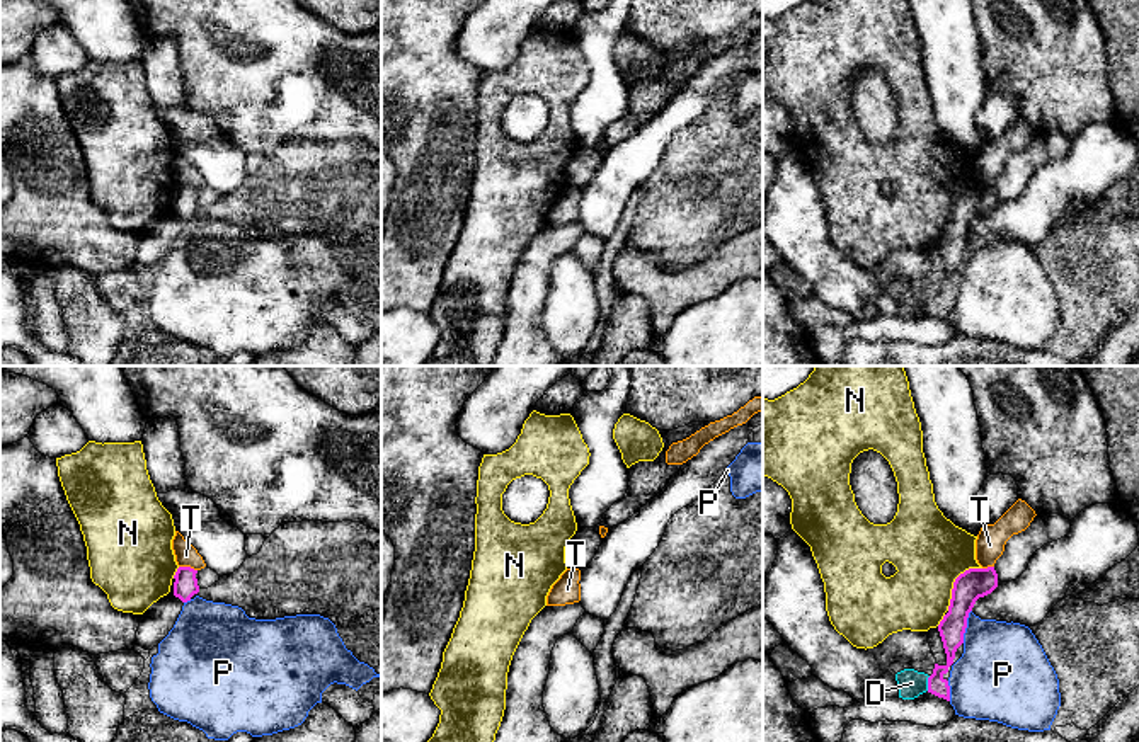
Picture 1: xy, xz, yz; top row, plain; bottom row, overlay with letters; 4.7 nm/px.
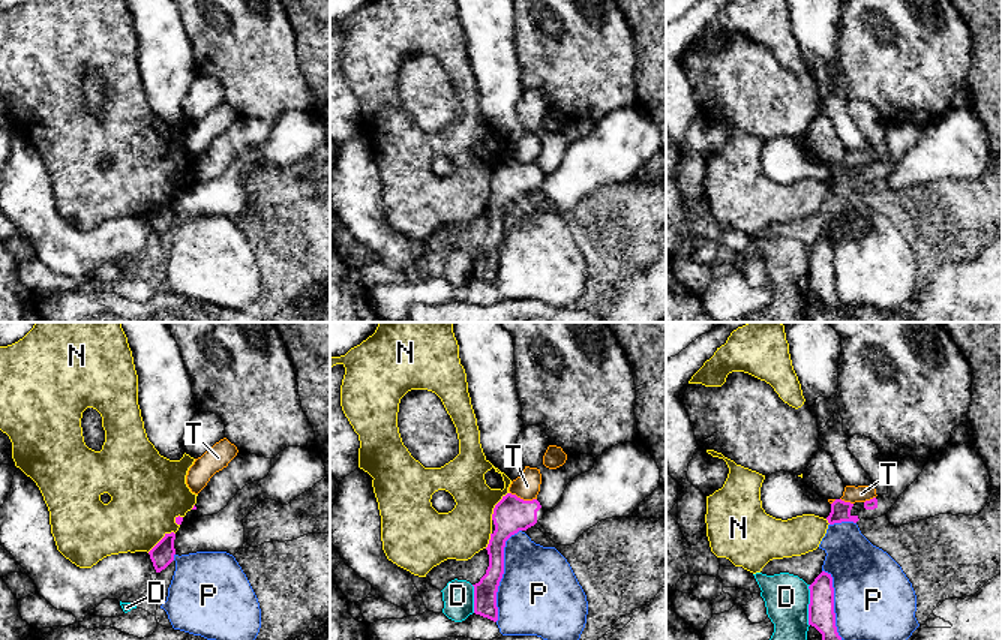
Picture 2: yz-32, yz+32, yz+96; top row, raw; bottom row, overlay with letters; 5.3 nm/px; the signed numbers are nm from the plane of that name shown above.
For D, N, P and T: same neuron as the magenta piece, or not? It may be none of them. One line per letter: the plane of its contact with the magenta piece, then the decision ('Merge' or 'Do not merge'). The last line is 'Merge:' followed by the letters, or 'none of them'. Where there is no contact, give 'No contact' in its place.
D: Touches magenta in yz. Do not merge
N: Touches magenta in yz. Do not merge
P: Touches magenta in yz. Do not merge
T: Touches magenta in xy. Do not merge
Merge: none of them

